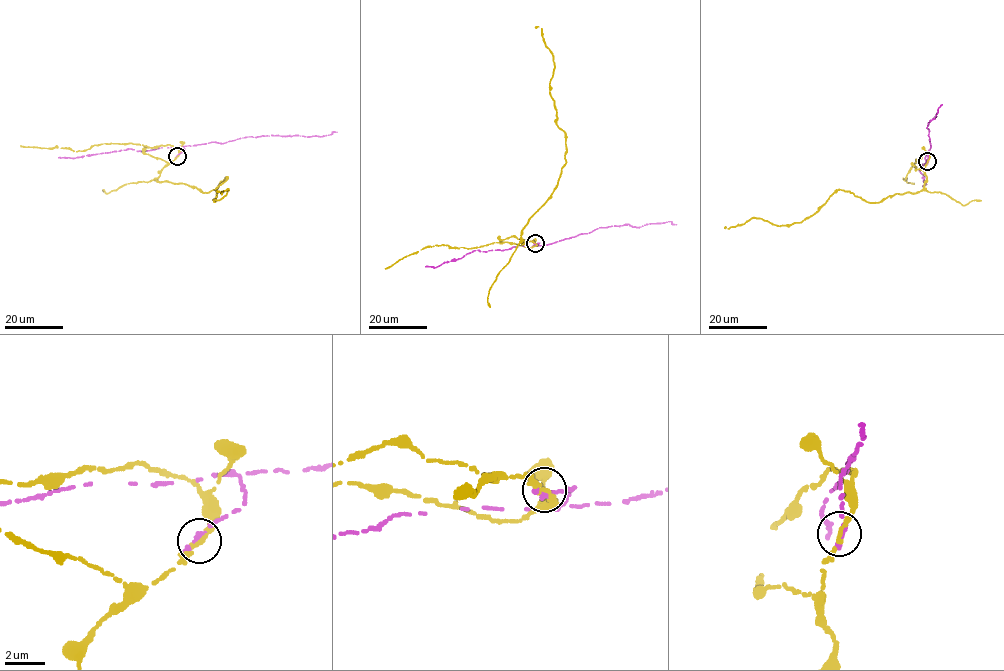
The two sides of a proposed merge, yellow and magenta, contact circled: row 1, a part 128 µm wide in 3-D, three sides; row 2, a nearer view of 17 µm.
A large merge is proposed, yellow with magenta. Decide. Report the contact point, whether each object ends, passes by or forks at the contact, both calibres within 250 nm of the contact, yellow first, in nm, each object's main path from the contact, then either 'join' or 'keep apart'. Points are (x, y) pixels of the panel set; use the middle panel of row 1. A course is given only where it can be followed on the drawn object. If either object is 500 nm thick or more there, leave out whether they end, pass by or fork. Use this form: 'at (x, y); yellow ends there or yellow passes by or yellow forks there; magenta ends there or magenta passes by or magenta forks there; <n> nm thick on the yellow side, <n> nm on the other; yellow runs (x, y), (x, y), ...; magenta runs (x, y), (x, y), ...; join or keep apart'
at (535, 243); yellow passes by; magenta ends there; 200 nm thick on the yellow side, 320 nm on the other; yellow runs (535, 243), (525, 244), (523, 228), (558, 182), (566, 151), (549, 91), (553, 55), (541, 28), (535, 28); magenta runs (535, 243), (547, 245), (601, 227), (628, 224), (639, 227), (668, 221), (676, 224); keep apart

